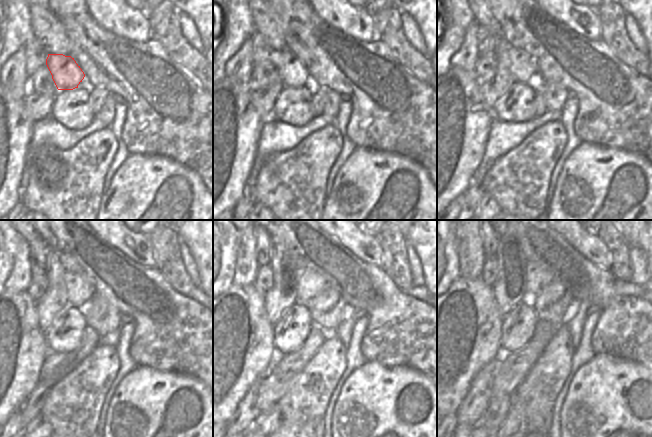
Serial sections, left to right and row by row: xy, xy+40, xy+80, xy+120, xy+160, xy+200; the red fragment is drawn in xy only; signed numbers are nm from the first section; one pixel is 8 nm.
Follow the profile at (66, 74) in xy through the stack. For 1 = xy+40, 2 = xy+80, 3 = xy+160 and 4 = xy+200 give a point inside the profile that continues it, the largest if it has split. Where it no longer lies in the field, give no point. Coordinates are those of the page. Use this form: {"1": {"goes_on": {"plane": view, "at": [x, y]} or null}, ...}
{"1": {"goes_on": {"plane": "xy+40", "at": [292, 73]}}, "2": {"goes_on": {"plane": "xy+80", "at": [523, 67]}}, "3": {"goes_on": {"plane": "xy+160", "at": [311, 283]}}, "4": {"goes_on": {"plane": "xy+200", "at": [538, 277]}}}

